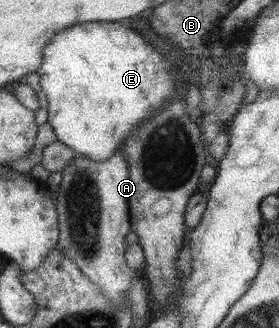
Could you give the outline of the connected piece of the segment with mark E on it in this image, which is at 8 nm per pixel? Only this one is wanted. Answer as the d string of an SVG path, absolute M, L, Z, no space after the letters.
M84 23L84 25L74 25L62 33L58 33L46 47L44 47L44 61L42 61L40 69L36 71L39 77L39 85L43 95L46 96L47 122L52 127L57 141L64 143L68 148L72 149L77 155L87 157L92 161L106 161L117 149L123 147L124 139L128 133L134 131L140 123L144 123L153 115L156 115L167 103L173 101L173 97L179 91L179 85L173 80L173 72L168 69L168 62L164 57L148 44L144 39L132 29L122 27L120 23Z

